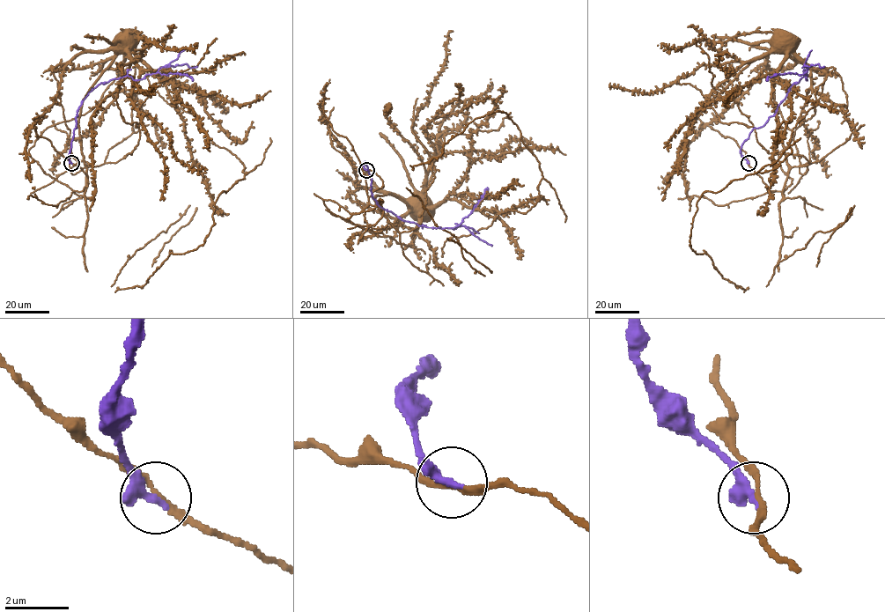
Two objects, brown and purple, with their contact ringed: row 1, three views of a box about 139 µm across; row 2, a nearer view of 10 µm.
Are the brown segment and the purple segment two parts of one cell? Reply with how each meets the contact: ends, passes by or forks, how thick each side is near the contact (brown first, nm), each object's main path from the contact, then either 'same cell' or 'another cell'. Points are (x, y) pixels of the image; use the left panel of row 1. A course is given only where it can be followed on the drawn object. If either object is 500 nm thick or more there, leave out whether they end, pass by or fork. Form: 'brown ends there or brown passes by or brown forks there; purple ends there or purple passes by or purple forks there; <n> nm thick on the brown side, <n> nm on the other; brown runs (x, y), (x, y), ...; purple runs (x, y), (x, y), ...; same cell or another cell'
brown passes by; purple passes by; 160 nm thick on the brown side, 240 nm on the other; brown runs (71, 162), (48, 139), (37, 136), (34, 123), (53, 103), (66, 65), (82, 53), (106, 50), (119, 37); purple runs (71, 162), (69, 154), (79, 106), (101, 83), (127, 76), (138, 80), (159, 72), (186, 74), (193, 81); another cell

